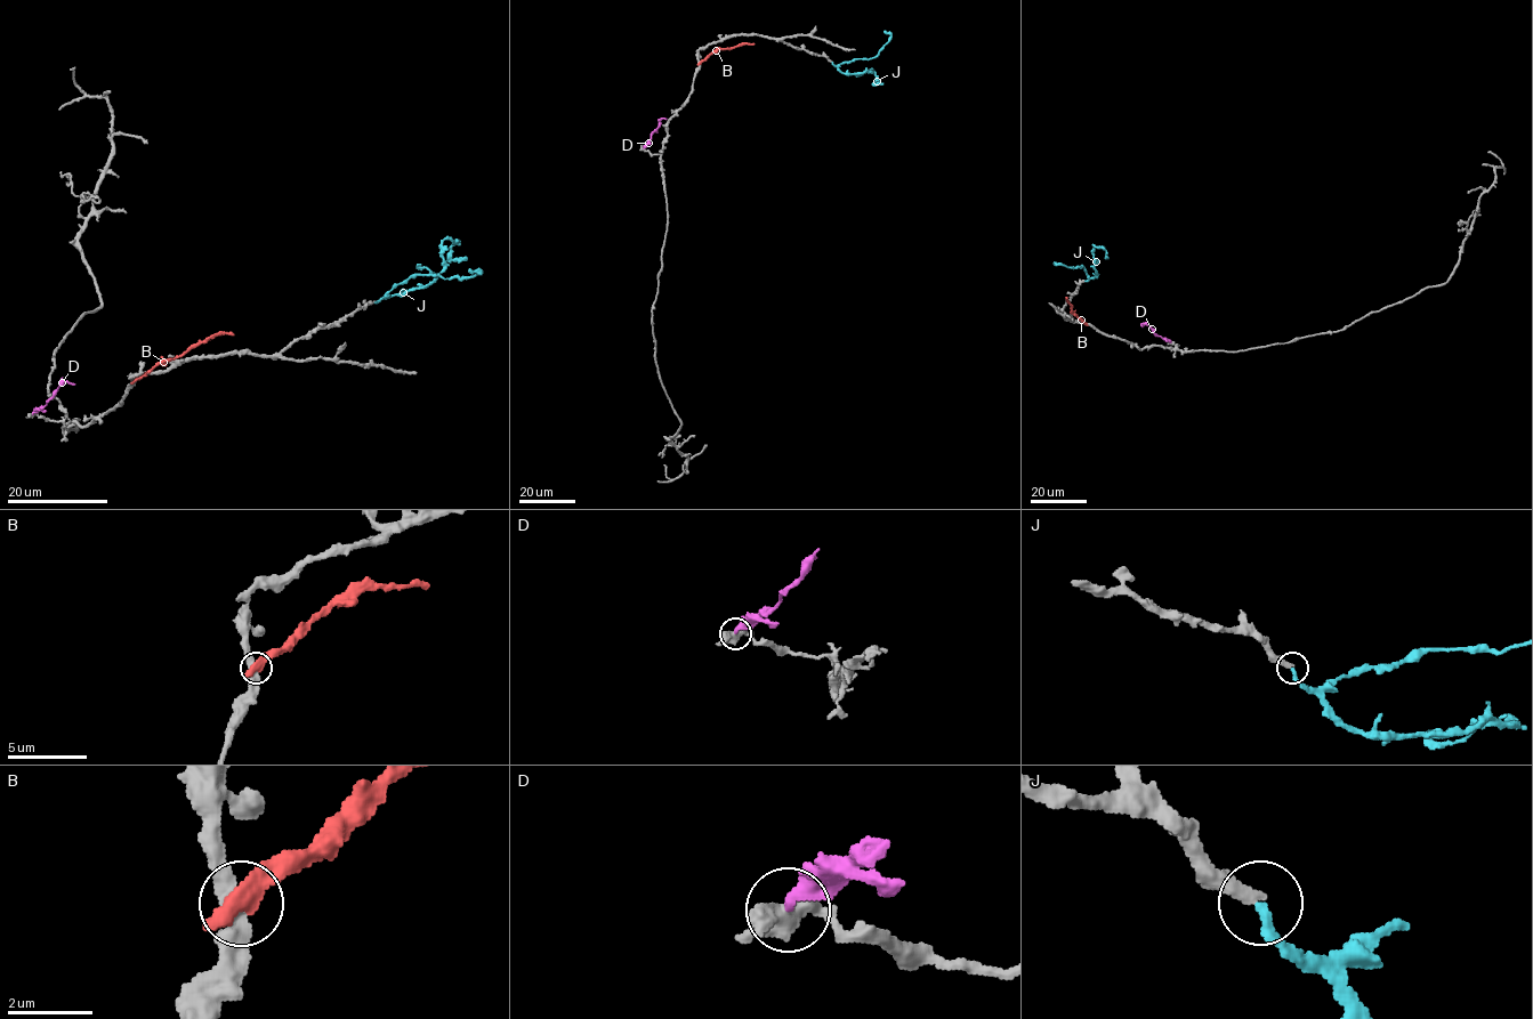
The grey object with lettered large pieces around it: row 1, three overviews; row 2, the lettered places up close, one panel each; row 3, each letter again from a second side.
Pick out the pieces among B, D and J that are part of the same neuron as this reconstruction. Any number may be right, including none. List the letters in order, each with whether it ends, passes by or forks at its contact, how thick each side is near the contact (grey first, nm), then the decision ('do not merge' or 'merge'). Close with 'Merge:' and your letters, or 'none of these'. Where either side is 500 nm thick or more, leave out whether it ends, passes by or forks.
B: 340 nm thick on the grey side, 550 nm on the other; do not merge
D: it ends there; 400 nm thick on the grey side, 320 nm on the other; do not merge
J: it ends there; 320 nm thick on the grey side, 240 nm on the other; do not merge
Merge: none of these

